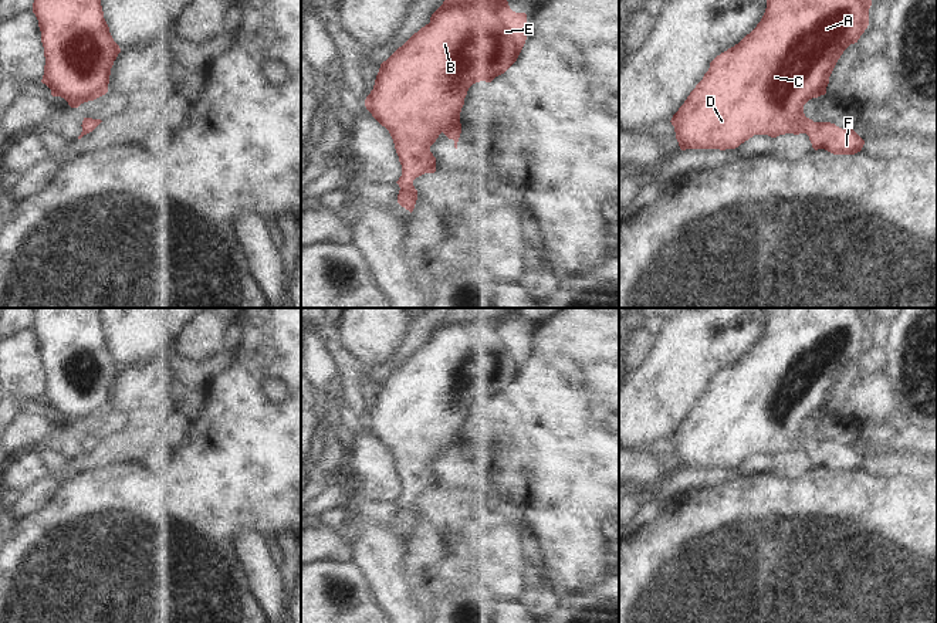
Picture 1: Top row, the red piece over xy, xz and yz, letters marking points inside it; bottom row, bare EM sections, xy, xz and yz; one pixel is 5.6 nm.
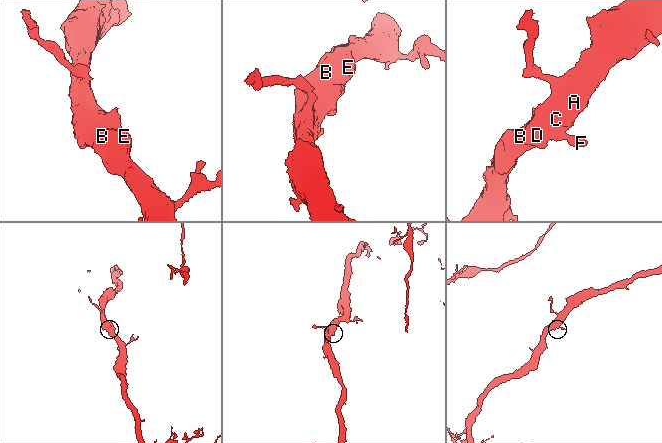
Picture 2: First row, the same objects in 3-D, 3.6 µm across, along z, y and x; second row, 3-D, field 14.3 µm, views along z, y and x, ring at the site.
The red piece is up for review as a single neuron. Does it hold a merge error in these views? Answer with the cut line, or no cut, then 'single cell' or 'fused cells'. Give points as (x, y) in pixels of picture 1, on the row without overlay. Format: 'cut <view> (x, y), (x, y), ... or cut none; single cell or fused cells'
cut none; single cell

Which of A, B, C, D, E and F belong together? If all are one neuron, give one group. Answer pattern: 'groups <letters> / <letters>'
groups A B C D E F

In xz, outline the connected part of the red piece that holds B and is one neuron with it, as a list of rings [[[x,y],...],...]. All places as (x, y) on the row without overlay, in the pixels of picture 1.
[[[501,308],[449,309],[430,341],[380,382],[365,424],[393,457],[402,483],[402,494],[396,500],[400,505],[398,521],[402,525],[413,529],[417,518],[413,498],[436,490],[430,464],[439,453],[443,450],[453,457],[457,467],[460,430],[468,406],[504,392],[517,379],[525,358],[527,332],[513,329]]]

